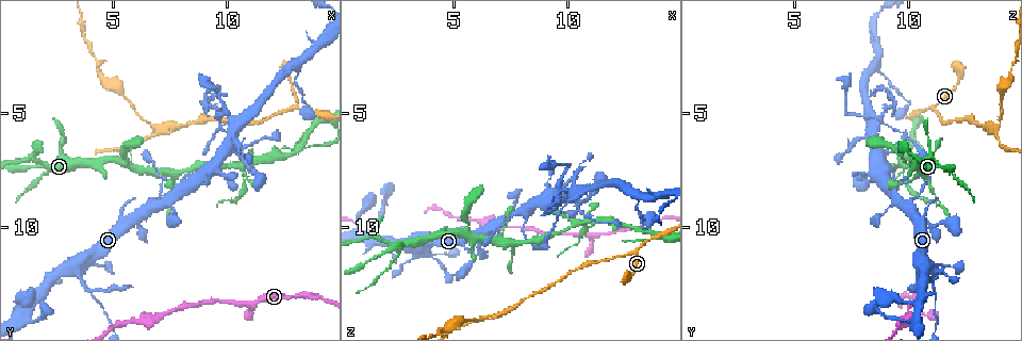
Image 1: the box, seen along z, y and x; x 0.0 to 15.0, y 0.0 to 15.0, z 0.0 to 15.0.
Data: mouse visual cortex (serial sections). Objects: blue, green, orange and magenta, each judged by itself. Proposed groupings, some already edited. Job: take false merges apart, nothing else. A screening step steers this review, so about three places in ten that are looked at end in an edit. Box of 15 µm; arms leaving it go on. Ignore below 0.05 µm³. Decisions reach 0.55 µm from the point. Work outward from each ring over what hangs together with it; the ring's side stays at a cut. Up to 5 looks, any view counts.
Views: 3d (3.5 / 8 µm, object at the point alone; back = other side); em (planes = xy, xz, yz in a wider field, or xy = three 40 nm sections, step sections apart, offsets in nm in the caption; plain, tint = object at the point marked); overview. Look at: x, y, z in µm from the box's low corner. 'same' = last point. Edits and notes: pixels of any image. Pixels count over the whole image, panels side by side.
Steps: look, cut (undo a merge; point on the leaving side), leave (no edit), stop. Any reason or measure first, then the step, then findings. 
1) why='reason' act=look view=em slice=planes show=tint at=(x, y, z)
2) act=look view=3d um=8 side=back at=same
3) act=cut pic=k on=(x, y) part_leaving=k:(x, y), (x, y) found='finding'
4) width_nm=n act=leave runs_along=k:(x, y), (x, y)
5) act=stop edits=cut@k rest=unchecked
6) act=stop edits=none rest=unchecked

why='thin arm on a thick one' act=look view=3d um=3.5 at=(5.7, 9.9, 10.5)

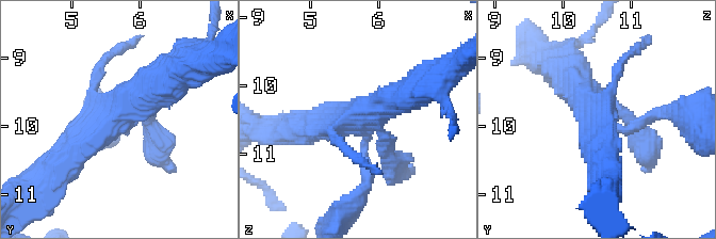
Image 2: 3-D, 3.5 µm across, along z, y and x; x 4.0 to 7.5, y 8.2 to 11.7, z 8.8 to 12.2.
why='now the EM' act=look view=em slice=planes show=tint at=(5.70, 9.80, 10.50)

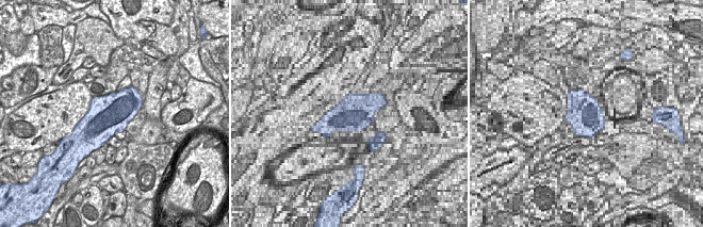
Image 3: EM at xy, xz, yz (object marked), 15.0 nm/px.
act=leave found='all the same cell'

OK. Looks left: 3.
why='thick turns thin' act=look view=3d um=3.5 at=(7.7, 7.9, 10.7)

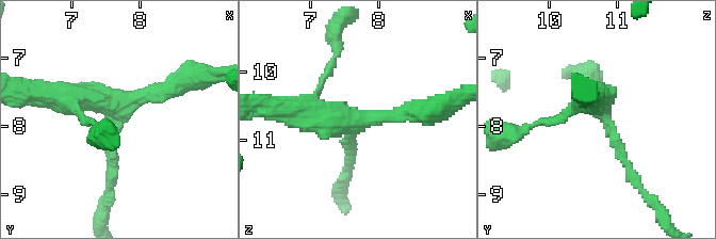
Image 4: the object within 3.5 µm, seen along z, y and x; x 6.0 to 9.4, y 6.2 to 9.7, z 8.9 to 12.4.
act=leave runs_along=4:(57, 96), (113, 99), (110, 174) found='one cell here'

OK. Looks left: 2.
act=stop edits=none rest=unchecked

